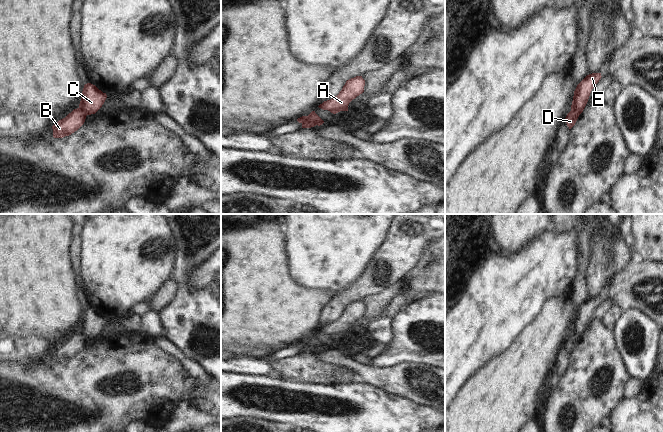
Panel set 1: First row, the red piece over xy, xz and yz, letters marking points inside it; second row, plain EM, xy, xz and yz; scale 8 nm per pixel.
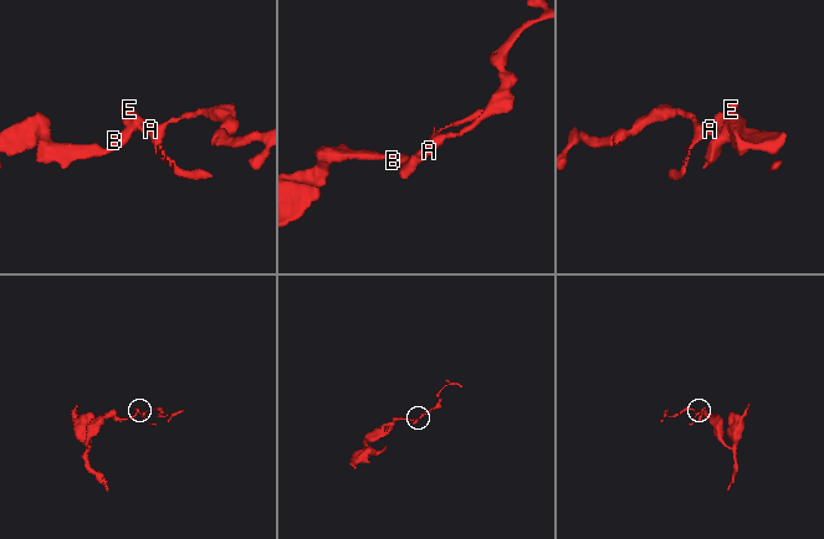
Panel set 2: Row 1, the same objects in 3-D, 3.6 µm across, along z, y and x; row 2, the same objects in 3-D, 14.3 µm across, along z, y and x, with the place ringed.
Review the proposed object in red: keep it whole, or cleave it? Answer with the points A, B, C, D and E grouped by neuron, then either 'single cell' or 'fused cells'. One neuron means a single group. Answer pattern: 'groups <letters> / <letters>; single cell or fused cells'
groups A C E / B D; fused cells

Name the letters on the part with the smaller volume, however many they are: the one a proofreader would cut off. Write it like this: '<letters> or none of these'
A, C, E

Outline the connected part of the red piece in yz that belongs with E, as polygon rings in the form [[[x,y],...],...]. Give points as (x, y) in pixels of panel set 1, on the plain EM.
[[[592,297],[587,299],[576,311],[574,315],[573,325],[571,329],[571,334],[575,334],[579,339],[583,336],[590,317],[595,309],[601,303],[601,297]]]

